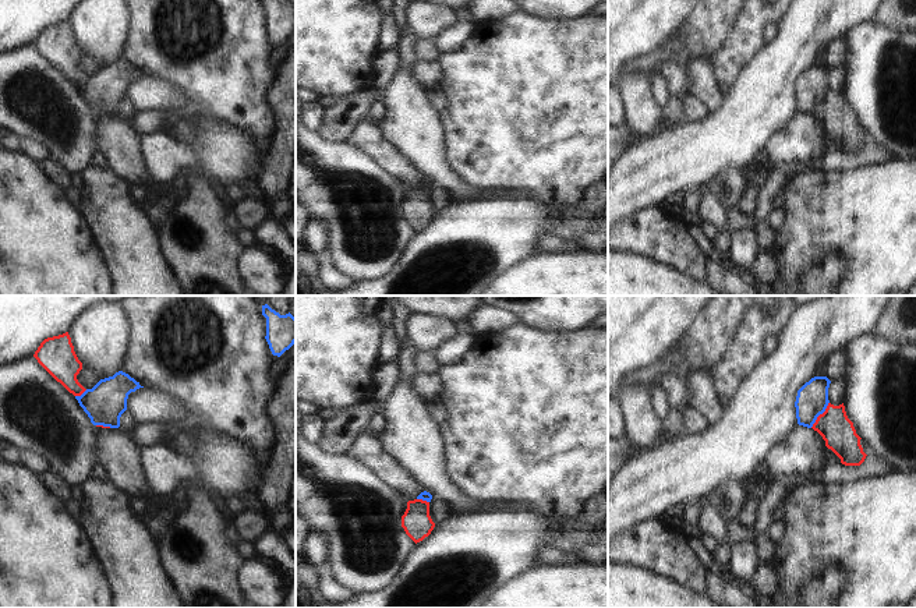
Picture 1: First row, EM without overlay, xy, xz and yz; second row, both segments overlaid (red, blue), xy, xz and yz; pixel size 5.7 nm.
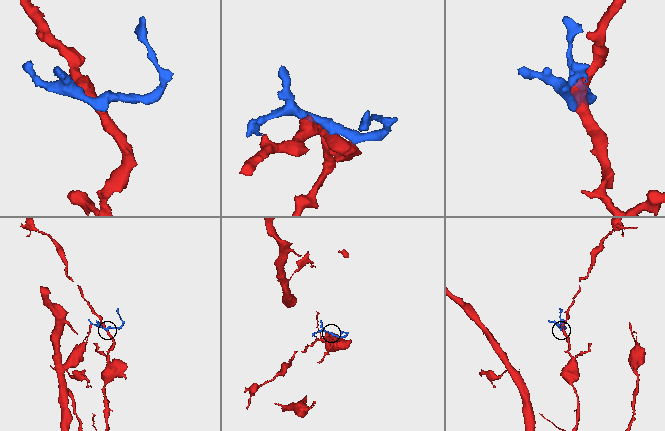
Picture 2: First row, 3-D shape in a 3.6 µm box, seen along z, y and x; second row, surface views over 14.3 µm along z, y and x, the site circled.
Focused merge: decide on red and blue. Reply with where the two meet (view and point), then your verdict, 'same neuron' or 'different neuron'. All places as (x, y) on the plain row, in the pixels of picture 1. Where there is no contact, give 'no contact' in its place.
meets red in yz at (820, 102); different neuron

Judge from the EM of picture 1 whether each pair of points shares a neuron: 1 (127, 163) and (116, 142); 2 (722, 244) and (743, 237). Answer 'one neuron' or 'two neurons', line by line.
1: one neuron
2: two neurons

